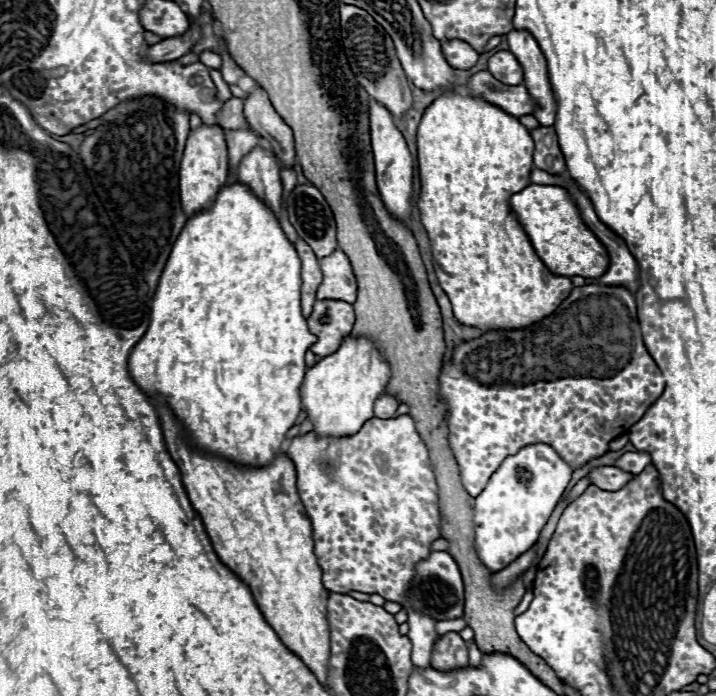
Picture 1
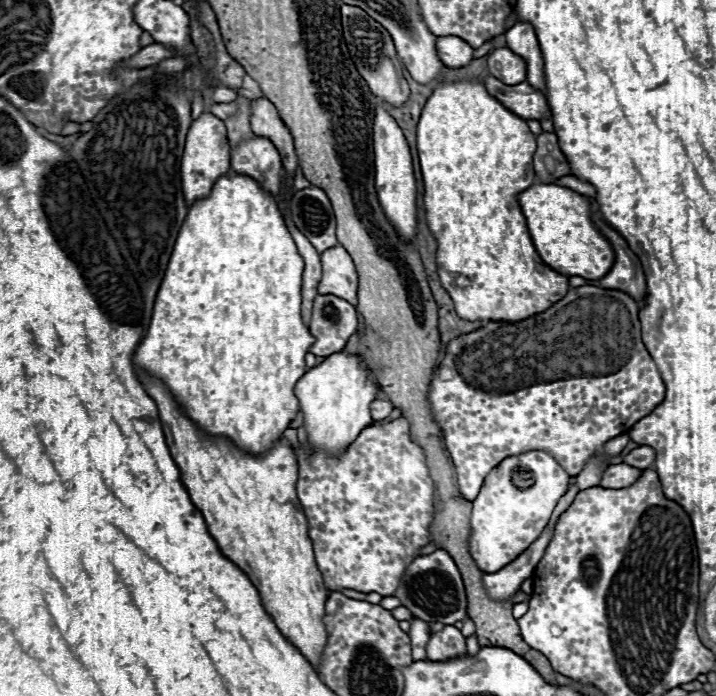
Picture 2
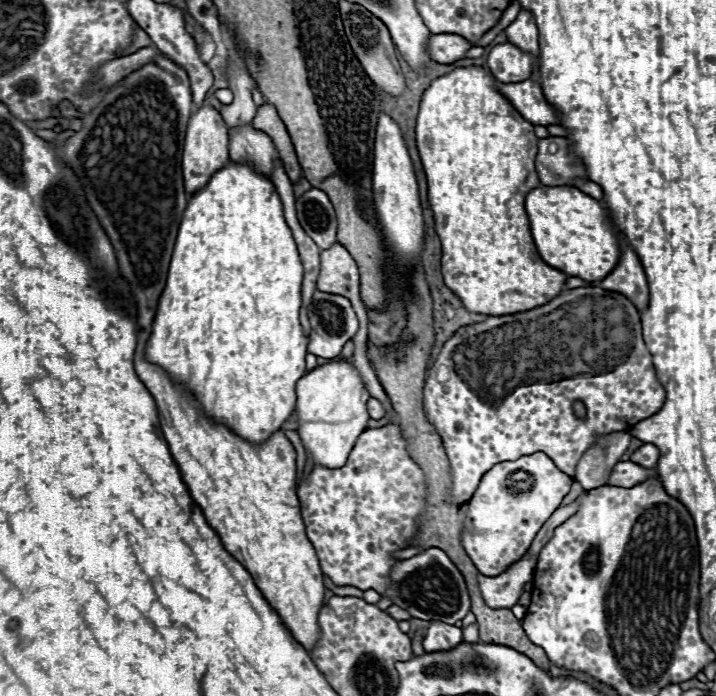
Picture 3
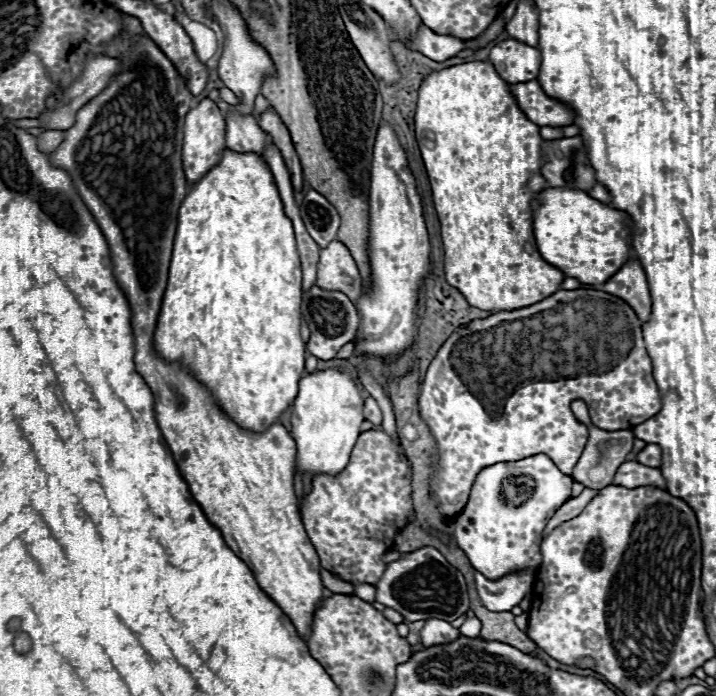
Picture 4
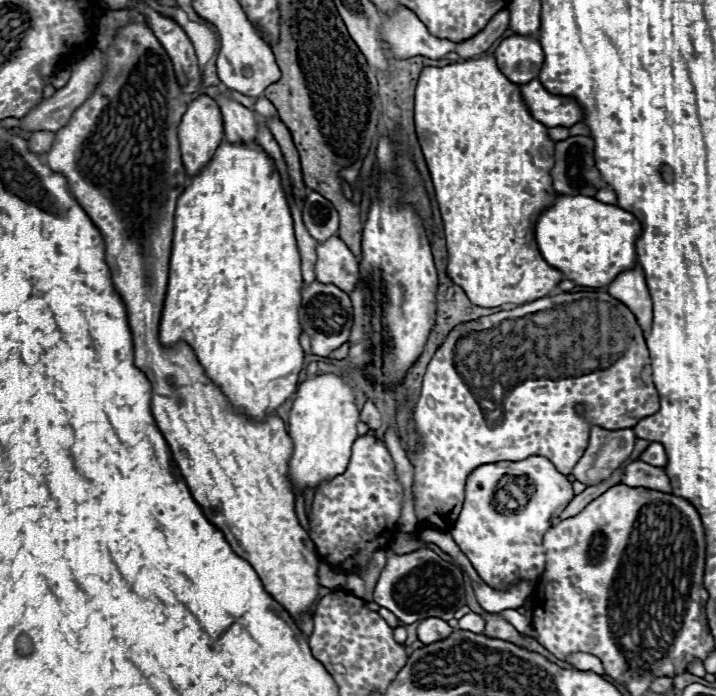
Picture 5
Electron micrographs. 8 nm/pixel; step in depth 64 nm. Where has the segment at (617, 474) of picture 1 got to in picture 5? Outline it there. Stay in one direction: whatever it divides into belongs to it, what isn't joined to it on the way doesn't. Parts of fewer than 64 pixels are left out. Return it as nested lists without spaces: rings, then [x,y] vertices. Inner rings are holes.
[[[640,460],[626,466],[626,470],[622,474],[622,484],[634,486],[634,488],[644,486],[644,488],[672,494],[672,486],[670,486],[670,480],[668,480],[664,468],[656,468],[646,462],[640,462]]]

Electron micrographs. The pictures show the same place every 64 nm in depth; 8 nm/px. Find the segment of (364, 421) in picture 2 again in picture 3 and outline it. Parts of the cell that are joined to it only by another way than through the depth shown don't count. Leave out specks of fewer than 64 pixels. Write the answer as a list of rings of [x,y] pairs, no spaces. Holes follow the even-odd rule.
[[[346,360],[318,366],[298,380],[296,394],[298,436],[306,456],[312,460],[312,464],[324,468],[344,466],[350,450],[354,448],[354,442],[366,430],[366,422],[370,420],[366,414],[366,402],[370,394],[364,388],[356,368]]]

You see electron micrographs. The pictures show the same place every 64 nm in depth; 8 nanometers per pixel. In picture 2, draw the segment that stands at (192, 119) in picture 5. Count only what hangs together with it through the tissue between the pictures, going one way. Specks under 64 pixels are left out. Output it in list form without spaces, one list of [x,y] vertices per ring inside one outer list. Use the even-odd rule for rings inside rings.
[[[202,112],[200,118],[192,120],[190,124],[186,150],[180,164],[182,192],[188,206],[190,202],[194,202],[194,198],[202,198],[202,194],[210,194],[210,186],[214,186],[214,178],[218,178],[218,174],[226,174],[226,170],[230,170],[230,144],[226,138],[226,126],[214,114]]]

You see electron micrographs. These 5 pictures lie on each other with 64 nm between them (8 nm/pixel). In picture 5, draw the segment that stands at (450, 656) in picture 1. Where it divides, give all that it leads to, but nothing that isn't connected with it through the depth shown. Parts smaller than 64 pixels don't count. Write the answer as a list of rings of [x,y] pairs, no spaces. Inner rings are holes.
[[[426,618],[426,620],[418,622],[418,640],[424,644],[438,642],[450,634],[452,634],[452,628],[442,618]]]

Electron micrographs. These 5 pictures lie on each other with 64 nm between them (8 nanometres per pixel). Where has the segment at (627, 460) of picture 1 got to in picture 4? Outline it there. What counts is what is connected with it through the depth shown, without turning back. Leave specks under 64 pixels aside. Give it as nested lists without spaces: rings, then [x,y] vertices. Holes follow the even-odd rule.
[[[648,444],[636,458],[638,462],[646,462],[646,466],[662,466],[662,448],[658,444]]]

